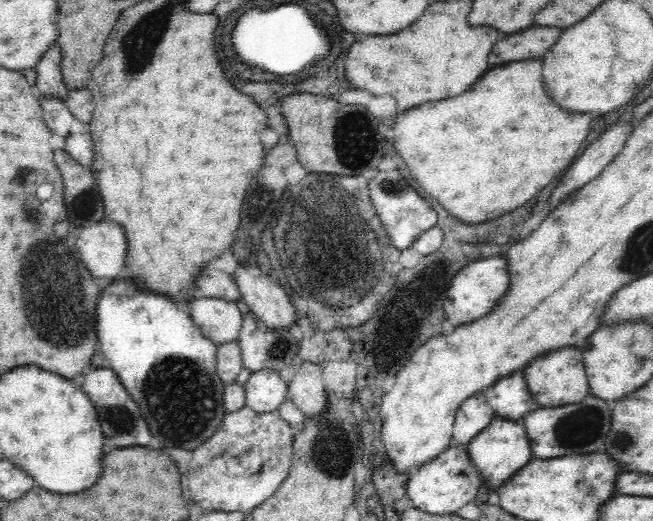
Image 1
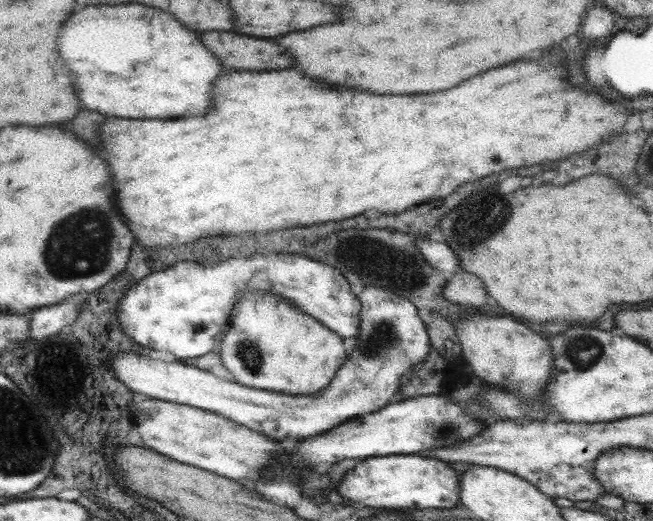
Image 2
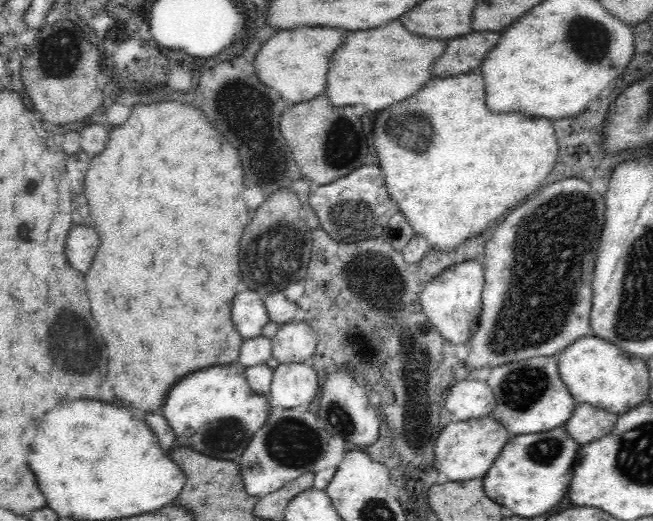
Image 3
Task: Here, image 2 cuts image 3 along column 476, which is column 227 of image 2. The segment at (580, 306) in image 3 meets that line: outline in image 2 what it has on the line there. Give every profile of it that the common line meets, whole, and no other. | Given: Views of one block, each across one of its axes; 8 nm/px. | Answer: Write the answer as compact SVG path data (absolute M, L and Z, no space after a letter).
M245 291L240 295L236 296L236 301L234 302L232 308L232 315L229 318L229 328L227 332L223 334L223 338L219 340L219 356L221 357L221 364L230 372L230 379L240 386L245 386L247 388L253 388L257 390L265 390L268 392L281 393L289 396L309 396L319 392L319 390L325 389L325 386L329 384L332 380L335 371L346 361L348 358L343 350L343 340L329 331L325 326L317 320L311 318L308 314L302 313L296 306L293 306L288 300L277 296L275 293L270 293L269 291Z

